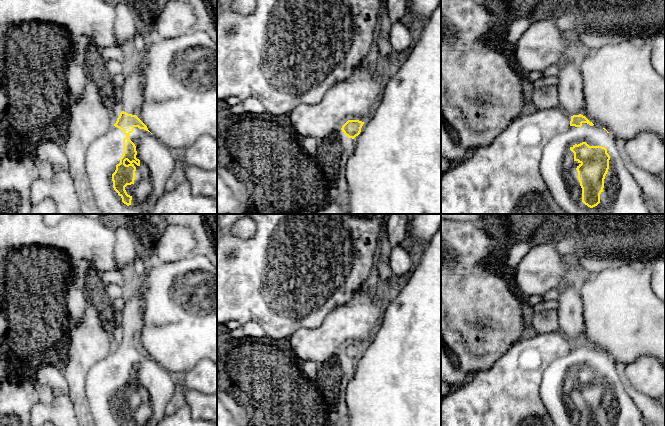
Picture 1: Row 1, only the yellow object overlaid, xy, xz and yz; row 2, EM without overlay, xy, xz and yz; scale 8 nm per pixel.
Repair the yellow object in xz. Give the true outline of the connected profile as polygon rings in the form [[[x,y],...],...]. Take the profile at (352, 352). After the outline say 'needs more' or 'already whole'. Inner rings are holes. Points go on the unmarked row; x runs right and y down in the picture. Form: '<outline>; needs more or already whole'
[[[348,344],[341,352],[342,356],[349,362],[354,363],[361,356],[364,346],[359,344]]]; already whole

